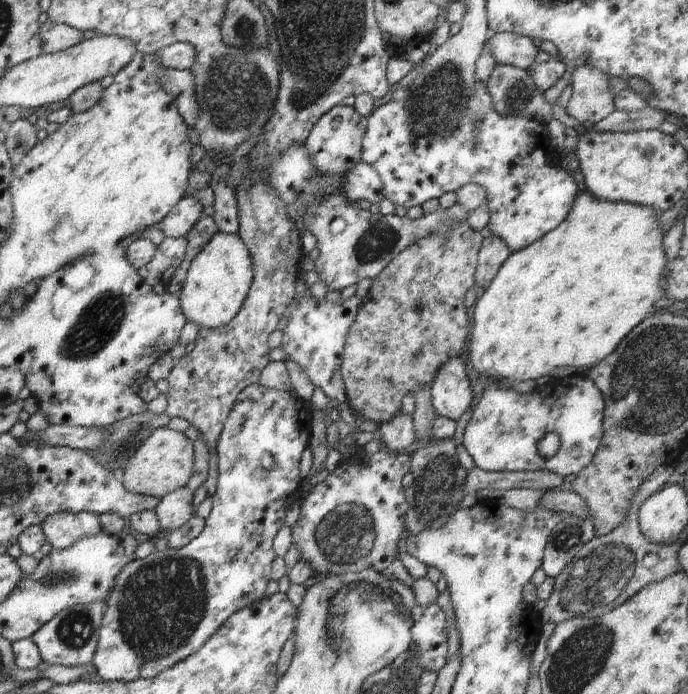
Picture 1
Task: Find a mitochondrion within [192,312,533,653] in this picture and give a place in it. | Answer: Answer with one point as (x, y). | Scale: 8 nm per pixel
(346, 537)

